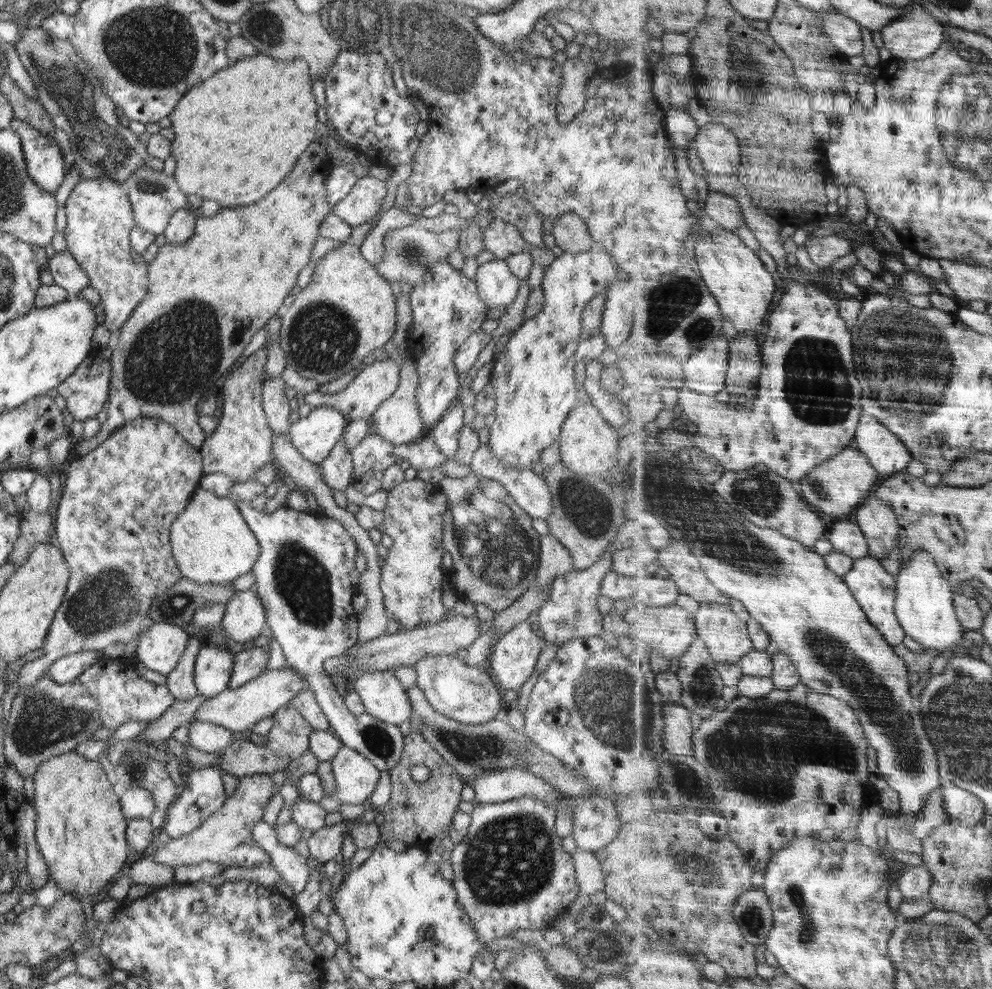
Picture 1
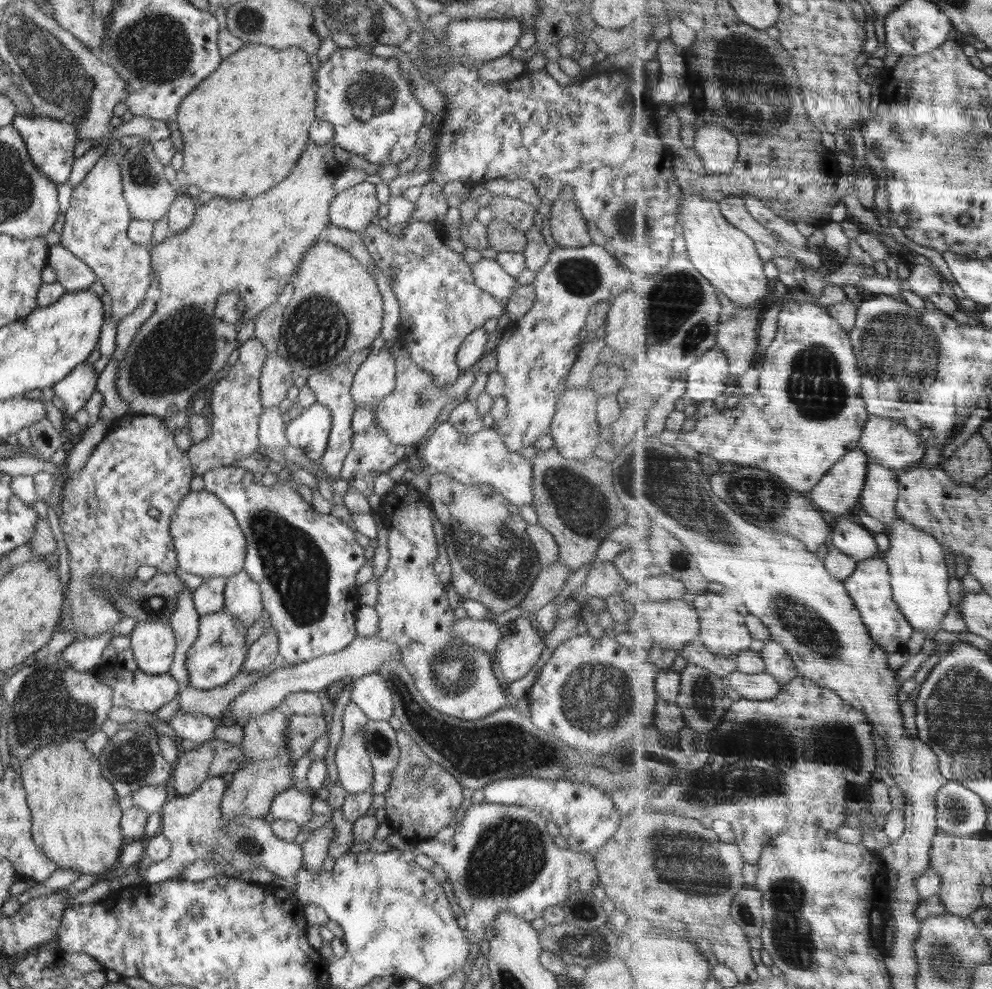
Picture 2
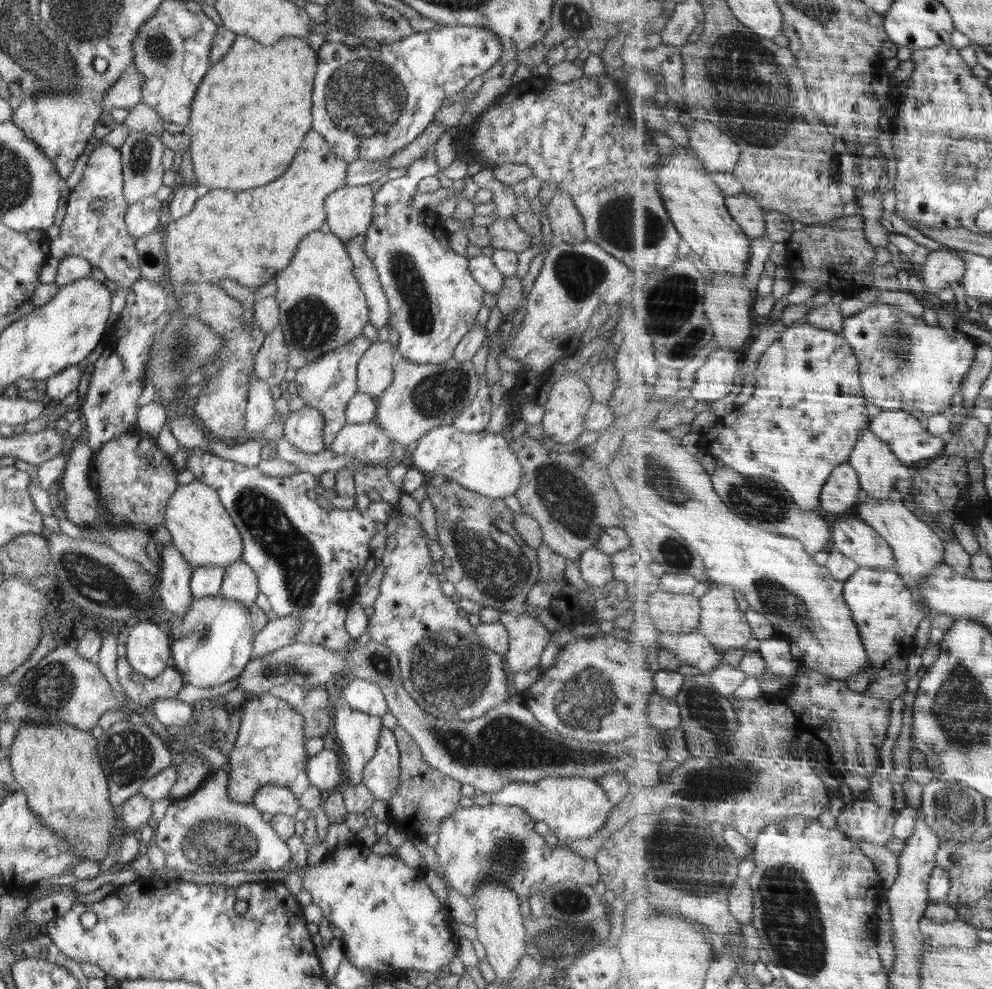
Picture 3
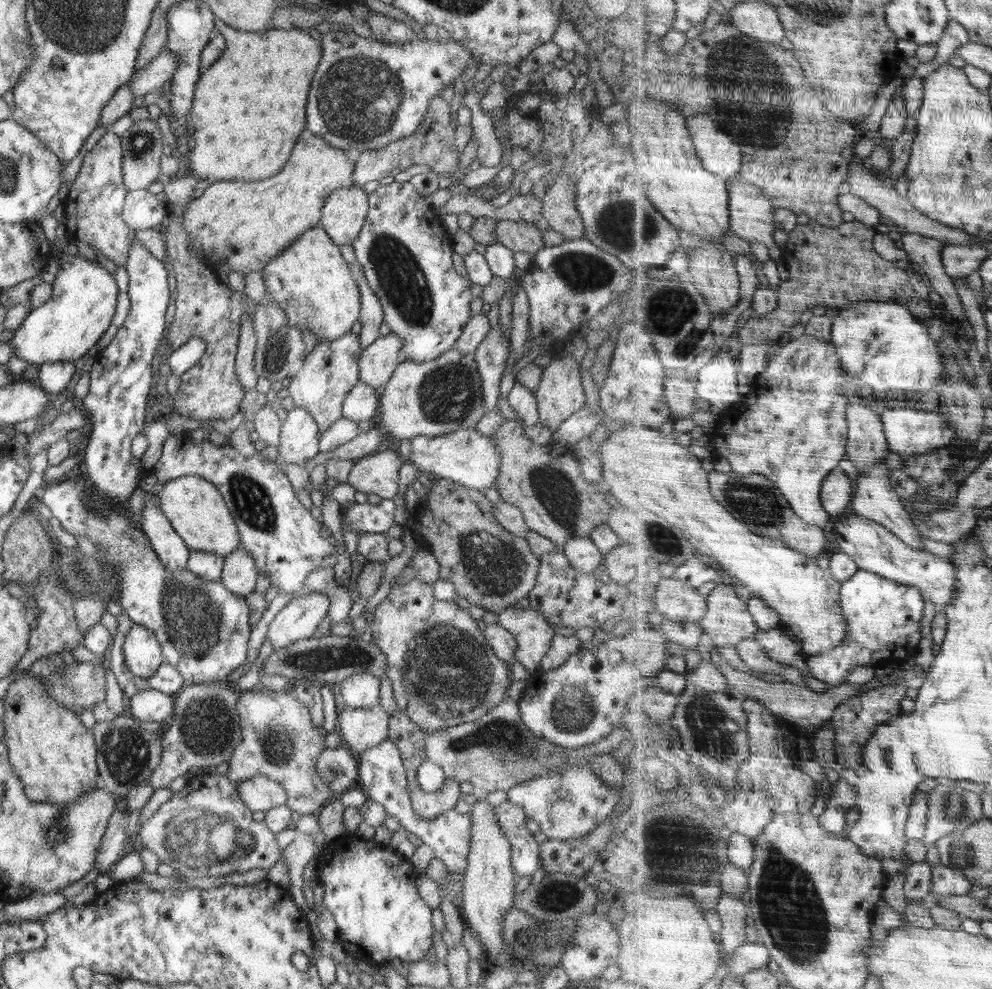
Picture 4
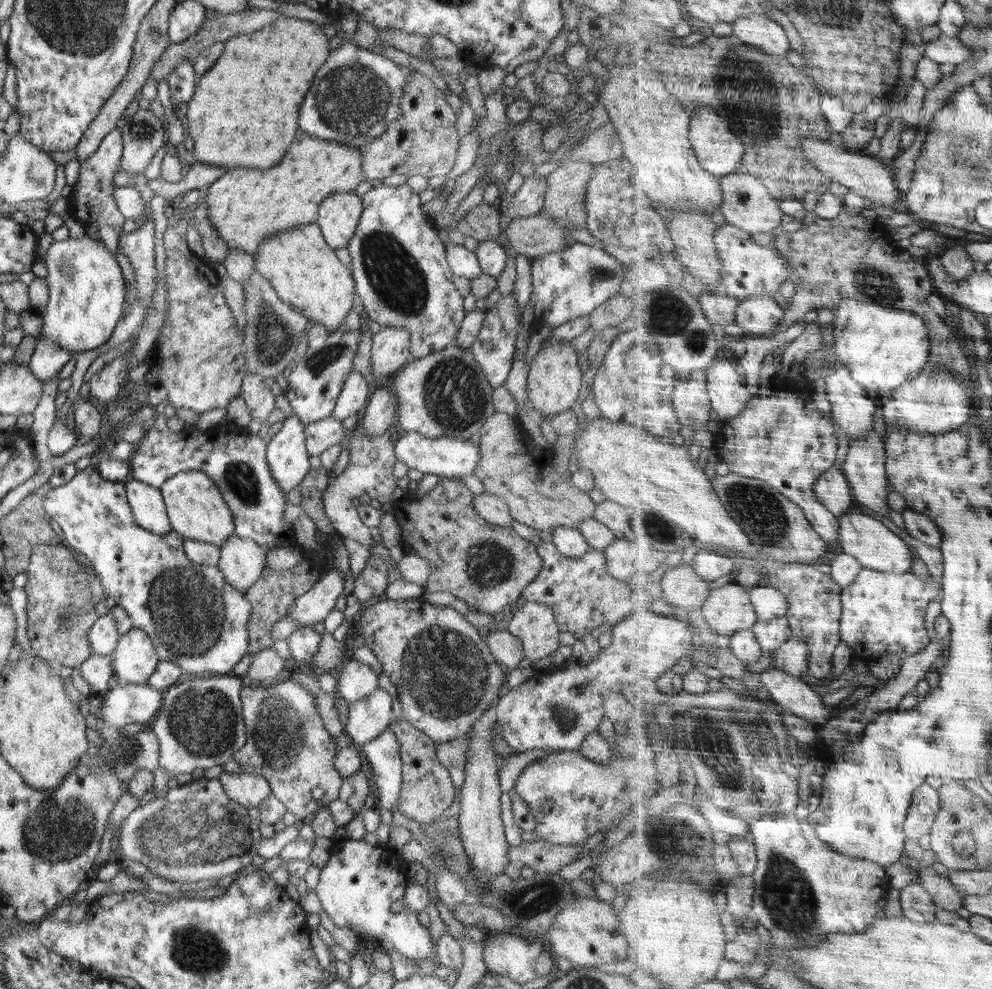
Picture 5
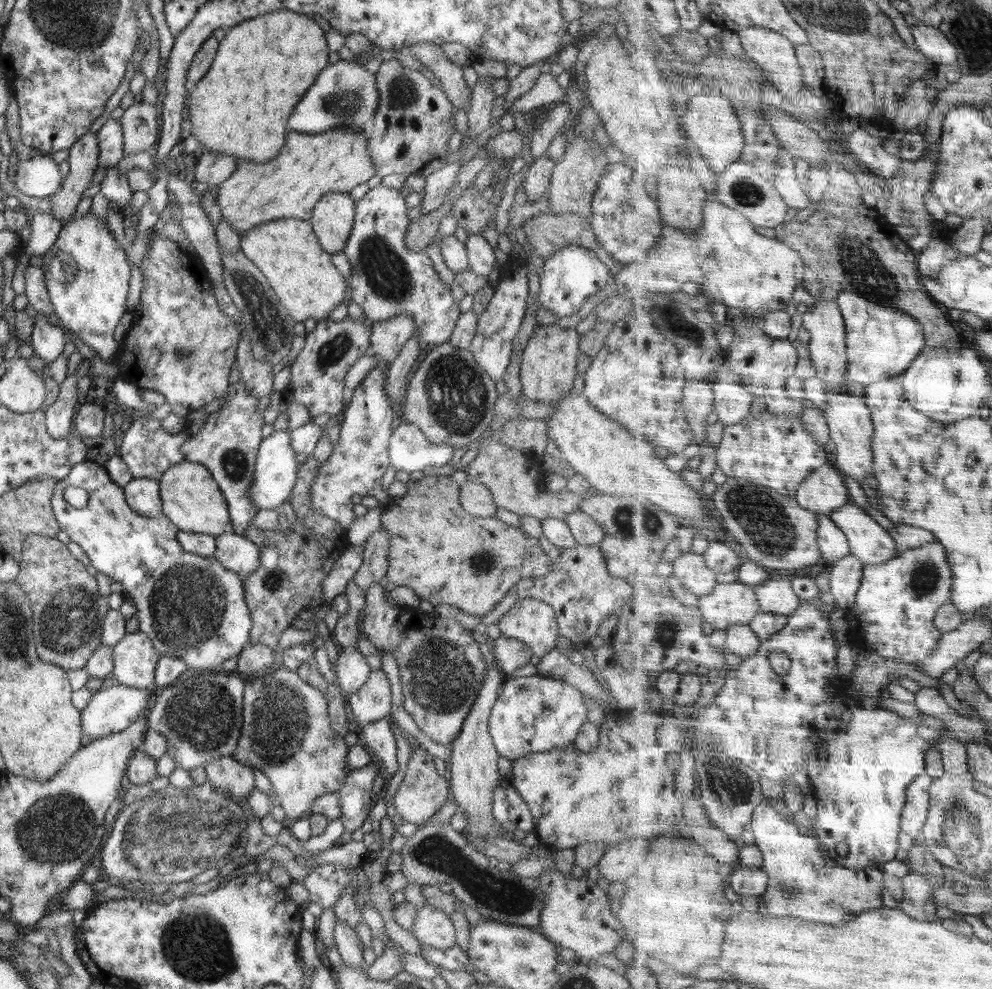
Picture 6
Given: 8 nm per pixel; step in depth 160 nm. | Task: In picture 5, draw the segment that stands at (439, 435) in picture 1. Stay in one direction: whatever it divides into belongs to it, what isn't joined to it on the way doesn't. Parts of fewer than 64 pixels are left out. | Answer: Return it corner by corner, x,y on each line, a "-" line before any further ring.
405,432
394,446
396,459
402,461
409,469
440,477
462,478
476,476
478,462
482,460
480,446
474,446
468,439
455,440
449,437
426,438
416,432

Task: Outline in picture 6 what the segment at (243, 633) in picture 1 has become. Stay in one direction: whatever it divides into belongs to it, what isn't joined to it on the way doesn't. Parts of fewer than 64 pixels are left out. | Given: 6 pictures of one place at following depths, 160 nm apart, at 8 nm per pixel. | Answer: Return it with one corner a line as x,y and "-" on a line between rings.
224,533
215,536
215,543
213,558
242,580
260,568
259,547
244,535

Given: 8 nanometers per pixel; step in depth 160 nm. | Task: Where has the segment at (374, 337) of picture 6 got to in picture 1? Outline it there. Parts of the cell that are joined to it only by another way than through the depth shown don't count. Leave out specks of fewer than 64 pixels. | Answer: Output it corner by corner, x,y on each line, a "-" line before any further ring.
390,359
375,361
367,365
358,373
346,388
334,394
324,394
316,390
312,393
300,394
300,399
304,403
310,404
312,408
321,406
333,406
342,415
351,421
367,420
376,412
376,409
397,389
400,380
399,365

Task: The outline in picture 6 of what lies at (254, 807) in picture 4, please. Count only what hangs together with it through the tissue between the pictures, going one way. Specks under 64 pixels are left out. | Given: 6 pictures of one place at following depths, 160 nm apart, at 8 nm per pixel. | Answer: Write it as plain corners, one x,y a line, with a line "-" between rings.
231,755
221,756
203,767
207,780
214,787
230,792
239,802
245,801
250,790
255,787
252,768
238,762

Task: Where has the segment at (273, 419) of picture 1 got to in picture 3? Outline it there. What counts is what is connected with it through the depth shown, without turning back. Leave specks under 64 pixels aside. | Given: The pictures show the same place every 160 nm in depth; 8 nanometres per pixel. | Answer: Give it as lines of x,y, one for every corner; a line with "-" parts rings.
280,324
265,334
262,346
255,356
255,375
269,386
279,386
288,370
289,348

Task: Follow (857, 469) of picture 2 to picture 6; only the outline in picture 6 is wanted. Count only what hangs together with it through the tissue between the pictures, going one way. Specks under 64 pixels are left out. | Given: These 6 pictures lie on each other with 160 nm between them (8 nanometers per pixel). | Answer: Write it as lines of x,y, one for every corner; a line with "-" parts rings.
831,462
809,476
797,492
797,500
804,508
819,514
830,514
848,505
850,492
845,474

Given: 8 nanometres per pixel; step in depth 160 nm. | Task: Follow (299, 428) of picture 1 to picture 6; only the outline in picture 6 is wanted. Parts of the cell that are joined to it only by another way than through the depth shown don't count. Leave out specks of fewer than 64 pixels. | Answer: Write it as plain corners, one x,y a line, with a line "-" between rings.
290,430
275,431
268,438
264,438
256,456
256,470
254,470
254,482
250,486
250,497
254,505
261,510
282,508
284,502
289,500
292,488
296,482
300,463
296,461
297,454
292,450

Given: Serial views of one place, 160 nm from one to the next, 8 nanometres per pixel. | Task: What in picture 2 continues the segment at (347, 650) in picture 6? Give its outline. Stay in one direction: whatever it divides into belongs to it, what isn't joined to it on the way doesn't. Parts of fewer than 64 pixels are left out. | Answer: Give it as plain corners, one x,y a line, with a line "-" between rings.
368,673
353,679
351,702
356,704
369,720
387,720
394,714
392,693
382,676

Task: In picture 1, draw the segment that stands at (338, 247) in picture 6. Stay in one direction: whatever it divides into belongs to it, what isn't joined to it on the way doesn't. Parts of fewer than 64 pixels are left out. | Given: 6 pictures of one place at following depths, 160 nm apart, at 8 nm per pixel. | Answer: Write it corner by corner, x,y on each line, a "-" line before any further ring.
366,175
356,181
351,191
331,208
331,212
356,229
370,224
379,214
386,193
384,181

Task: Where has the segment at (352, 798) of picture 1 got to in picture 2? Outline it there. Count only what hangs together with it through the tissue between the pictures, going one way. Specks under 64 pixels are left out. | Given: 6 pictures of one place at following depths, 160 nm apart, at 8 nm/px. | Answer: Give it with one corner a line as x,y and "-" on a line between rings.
350,702
342,716
342,737
335,752
339,783
350,793
372,794
373,768
364,744
363,730
369,718

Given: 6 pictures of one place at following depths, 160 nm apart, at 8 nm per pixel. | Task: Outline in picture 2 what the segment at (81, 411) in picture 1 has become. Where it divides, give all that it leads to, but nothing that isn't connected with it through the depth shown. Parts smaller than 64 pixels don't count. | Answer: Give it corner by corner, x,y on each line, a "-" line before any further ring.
82,363
54,384
55,395
64,403
68,415
73,417
75,412
84,409
88,399
96,391
99,375
94,371
93,364

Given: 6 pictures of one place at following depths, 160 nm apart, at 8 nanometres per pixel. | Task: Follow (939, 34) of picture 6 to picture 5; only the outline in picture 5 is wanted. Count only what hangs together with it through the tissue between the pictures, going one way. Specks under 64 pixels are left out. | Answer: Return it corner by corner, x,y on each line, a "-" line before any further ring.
941,33
937,39
925,44
925,56
940,64
954,64
958,66
972,58
975,53
958,37

